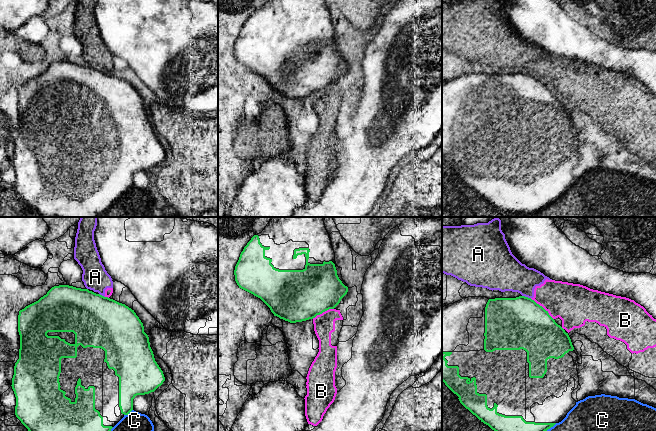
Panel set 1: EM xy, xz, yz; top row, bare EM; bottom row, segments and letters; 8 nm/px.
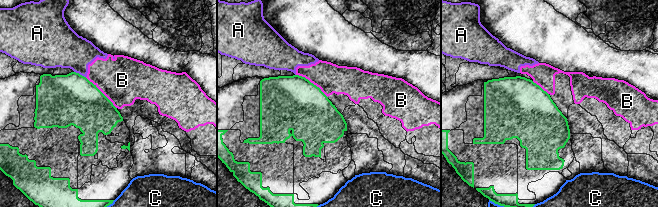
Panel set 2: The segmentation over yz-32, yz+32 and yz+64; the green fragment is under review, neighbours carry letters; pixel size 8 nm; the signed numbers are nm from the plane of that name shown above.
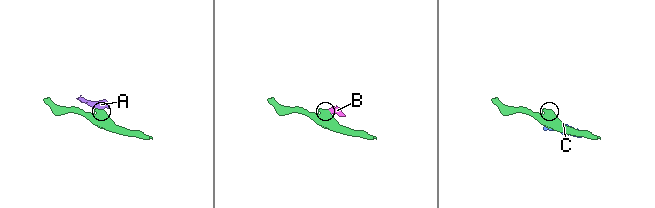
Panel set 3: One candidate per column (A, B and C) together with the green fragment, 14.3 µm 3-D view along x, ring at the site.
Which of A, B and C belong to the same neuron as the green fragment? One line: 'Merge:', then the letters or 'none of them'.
Merge: none of them

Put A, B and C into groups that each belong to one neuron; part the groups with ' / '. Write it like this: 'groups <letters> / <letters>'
groups A B / C

